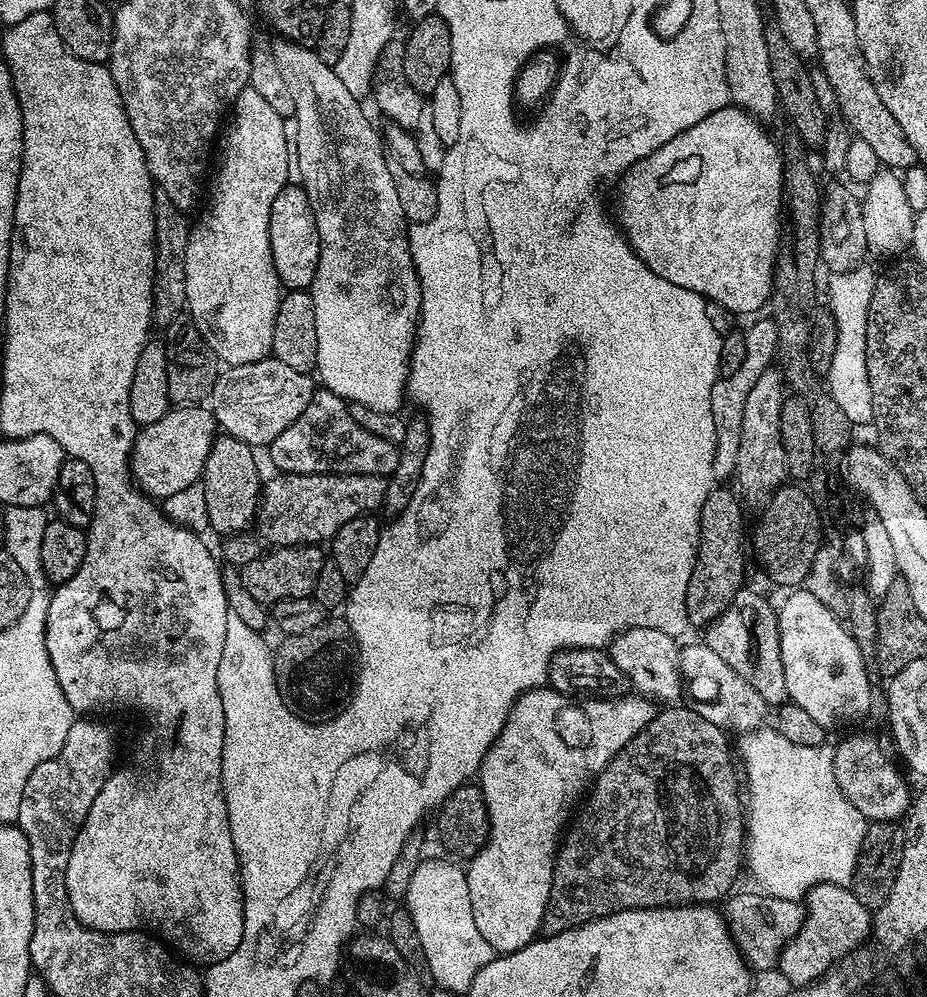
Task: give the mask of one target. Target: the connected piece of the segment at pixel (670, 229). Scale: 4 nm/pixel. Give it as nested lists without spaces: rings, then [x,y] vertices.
[[[729,106],[722,110],[714,110],[714,114],[702,118],[702,122],[690,126],[690,130],[682,130],[682,134],[670,138],[670,142],[666,142],[666,146],[658,146],[654,150],[654,154],[642,158],[634,166],[630,166],[614,188],[616,191],[614,219],[620,231],[624,233],[625,240],[638,254],[638,258],[642,258],[642,262],[646,262],[646,266],[650,266],[653,274],[658,278],[666,278],[666,282],[674,282],[674,286],[682,286],[682,290],[694,290],[704,297],[705,301],[718,302],[722,306],[726,306],[726,310],[737,314],[756,312],[760,307],[763,309],[769,303],[769,296],[772,294],[772,271],[775,270],[776,254],[782,245],[780,218],[782,222],[783,154],[781,145],[777,141],[775,144],[764,133],[764,128],[760,124],[763,123],[757,117],[742,108]]]

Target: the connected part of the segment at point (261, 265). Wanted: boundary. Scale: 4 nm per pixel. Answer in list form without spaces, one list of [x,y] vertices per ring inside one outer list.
[[[252,87],[243,88],[238,94],[236,103],[231,109],[232,125],[228,128],[228,137],[224,140],[224,157],[220,160],[220,169],[216,172],[216,185],[212,188],[212,197],[208,200],[208,209],[200,216],[200,221],[191,225],[186,242],[186,305],[187,315],[198,326],[202,338],[214,350],[214,354],[225,365],[253,364],[265,359],[271,353],[274,338],[274,318],[278,314],[282,285],[278,278],[278,270],[274,270],[274,258],[270,250],[270,206],[274,206],[274,198],[278,198],[278,190],[289,183],[287,178],[287,142],[284,127],[286,120],[269,105]]]

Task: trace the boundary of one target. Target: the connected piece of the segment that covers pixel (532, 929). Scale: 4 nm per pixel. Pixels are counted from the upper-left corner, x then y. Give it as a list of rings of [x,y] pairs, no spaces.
[[[551,686],[531,688],[530,691],[524,692],[516,699],[510,714],[506,718],[506,722],[502,726],[502,730],[498,734],[496,743],[490,746],[490,750],[484,755],[484,761],[480,764],[478,783],[484,795],[486,810],[488,811],[488,839],[480,847],[478,854],[471,857],[466,864],[474,926],[478,926],[478,934],[482,934],[482,938],[486,938],[486,942],[490,942],[493,953],[517,952],[541,935],[546,906],[550,898],[550,886],[552,885],[552,871],[556,865],[556,853],[562,840],[562,833],[565,831],[566,825],[574,812],[572,803],[576,799],[579,801],[585,795],[586,785],[595,781],[601,770],[614,758],[614,754],[618,754],[618,750],[622,750],[622,746],[626,746],[626,742],[630,742],[630,738],[637,736],[656,717],[657,711],[657,705],[653,701],[639,694],[625,694],[619,698],[588,698],[581,702],[579,699],[563,696],[561,692],[554,691]]]

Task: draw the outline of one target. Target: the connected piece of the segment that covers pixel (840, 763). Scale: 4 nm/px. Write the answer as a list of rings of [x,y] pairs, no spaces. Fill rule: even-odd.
[[[856,732],[846,737],[840,745],[835,745],[832,761],[838,790],[842,790],[850,806],[854,806],[854,810],[861,812],[869,822],[896,822],[900,815],[901,819],[909,811],[910,795],[908,784],[904,781],[905,773],[901,765],[893,760],[874,737],[864,732]]]

